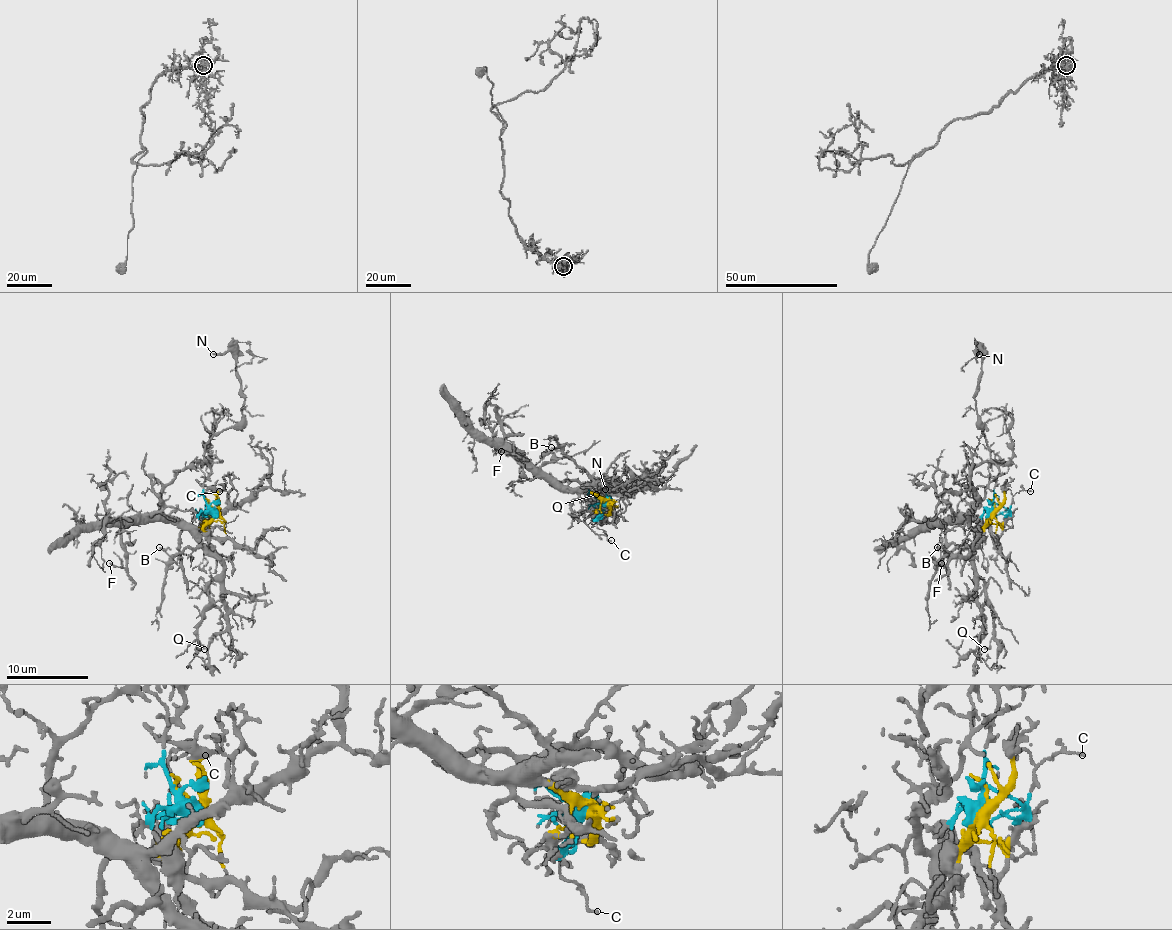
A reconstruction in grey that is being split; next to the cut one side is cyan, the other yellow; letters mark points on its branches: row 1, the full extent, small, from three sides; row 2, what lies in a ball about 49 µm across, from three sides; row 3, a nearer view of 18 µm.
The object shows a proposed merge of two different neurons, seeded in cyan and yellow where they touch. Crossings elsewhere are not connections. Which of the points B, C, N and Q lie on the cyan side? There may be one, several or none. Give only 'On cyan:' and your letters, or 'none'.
On cyan: C, N

